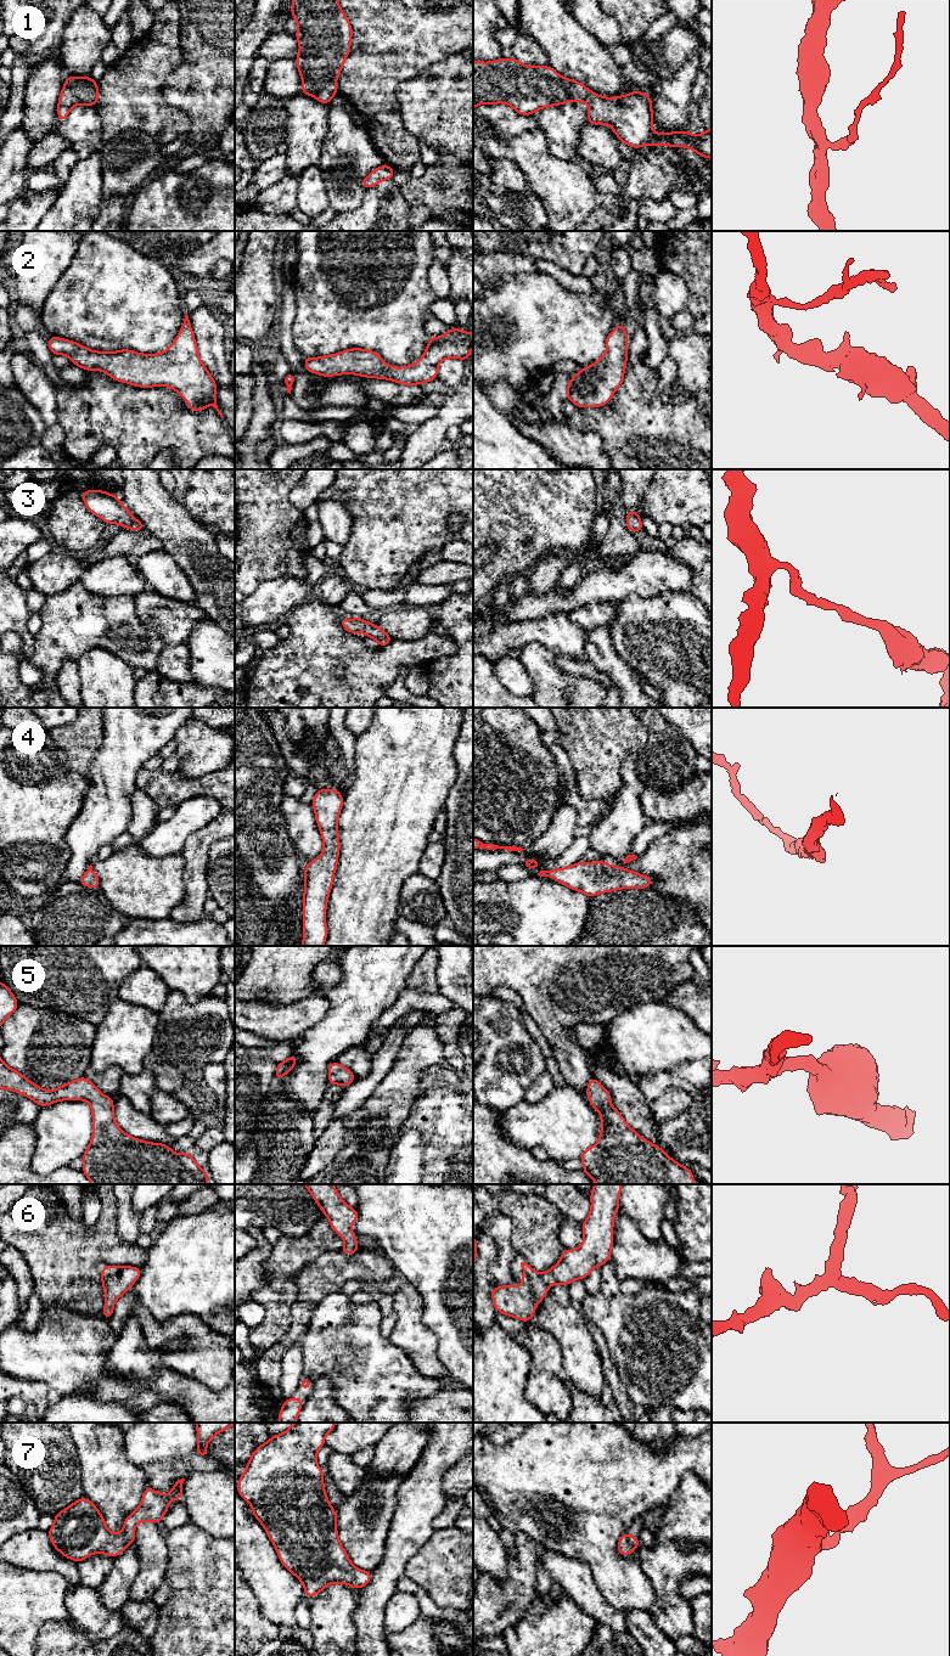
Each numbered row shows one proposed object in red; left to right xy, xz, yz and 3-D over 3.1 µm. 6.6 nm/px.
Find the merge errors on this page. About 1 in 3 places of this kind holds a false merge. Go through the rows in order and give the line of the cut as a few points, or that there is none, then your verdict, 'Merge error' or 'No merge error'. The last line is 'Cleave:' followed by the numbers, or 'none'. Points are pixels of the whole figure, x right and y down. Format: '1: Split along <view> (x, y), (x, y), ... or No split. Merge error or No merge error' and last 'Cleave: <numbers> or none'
1: No split. No merge error
2: No split. No merge error
3: No split. No merge error
4: No split. No merge error
5: No split. No merge error
6: No split. No merge error
7: No split. No merge error
Cleave: none

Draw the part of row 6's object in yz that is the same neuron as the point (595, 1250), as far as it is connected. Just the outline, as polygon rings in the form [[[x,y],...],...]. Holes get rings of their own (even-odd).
[[[595,1184],[590,1195],[591,1210],[581,1222],[584,1240],[580,1247],[563,1249],[561,1260],[545,1273],[538,1273],[530,1264],[521,1262],[524,1273],[519,1289],[515,1285],[494,1286],[491,1299],[495,1311],[527,1323],[533,1319],[536,1306],[551,1285],[568,1286],[575,1279],[585,1279],[595,1267],[608,1262],[620,1192],[622,1184]]]

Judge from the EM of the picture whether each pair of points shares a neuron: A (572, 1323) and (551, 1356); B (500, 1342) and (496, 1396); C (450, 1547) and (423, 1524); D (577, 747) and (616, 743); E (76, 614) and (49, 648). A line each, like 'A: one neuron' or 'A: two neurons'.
A: two neurons
B: one neuron
C: two neurons
D: one neuron
E: one neuron

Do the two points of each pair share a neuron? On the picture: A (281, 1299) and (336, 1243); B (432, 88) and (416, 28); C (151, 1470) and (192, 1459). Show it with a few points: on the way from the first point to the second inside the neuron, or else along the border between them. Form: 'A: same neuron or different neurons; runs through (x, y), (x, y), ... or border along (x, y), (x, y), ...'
A: same neuron; runs through (282, 1279), (282, 1274), (316, 1243)
B: different neurons; border along (453, 55), (429, 65), (417, 74), (402, 82)
C: same neuron; runs through (161, 1471), (179, 1471), (183, 1468)

